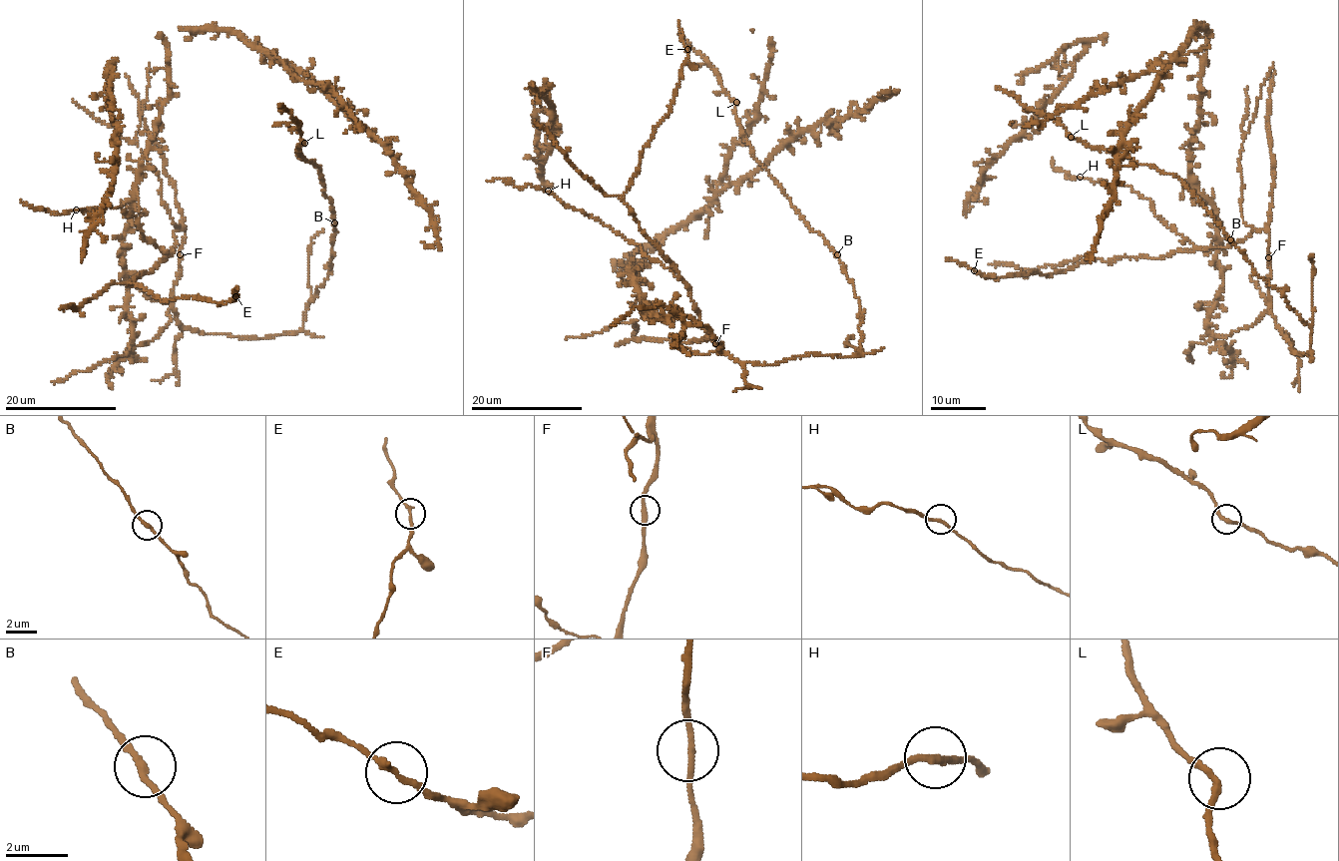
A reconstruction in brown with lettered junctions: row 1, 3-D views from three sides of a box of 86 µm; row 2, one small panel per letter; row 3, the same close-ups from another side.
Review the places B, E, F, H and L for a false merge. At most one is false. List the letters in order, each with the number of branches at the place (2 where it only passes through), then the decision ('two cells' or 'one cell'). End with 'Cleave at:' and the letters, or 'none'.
B: 2 branches meet; one cell
E: 2 branches meet; one cell
F: 2 branches meet; one cell
H: 2 branches meet; one cell
L: 2 branches meet; one cell
Cleave at: none

